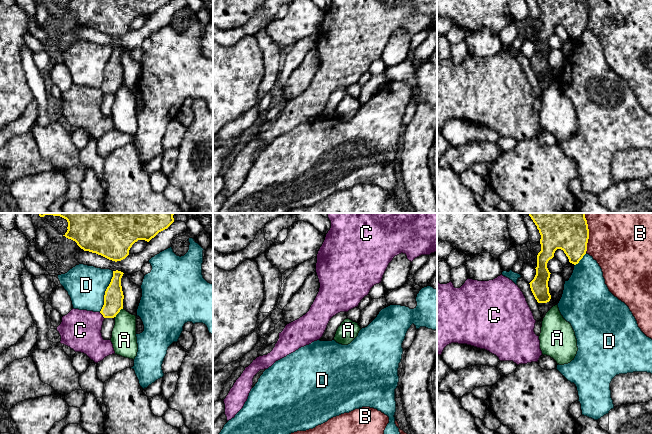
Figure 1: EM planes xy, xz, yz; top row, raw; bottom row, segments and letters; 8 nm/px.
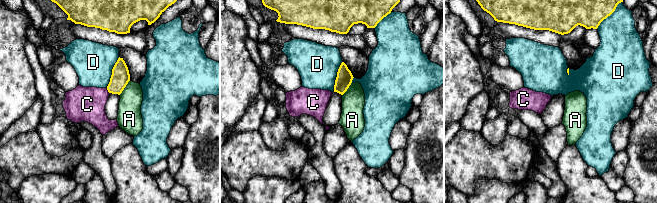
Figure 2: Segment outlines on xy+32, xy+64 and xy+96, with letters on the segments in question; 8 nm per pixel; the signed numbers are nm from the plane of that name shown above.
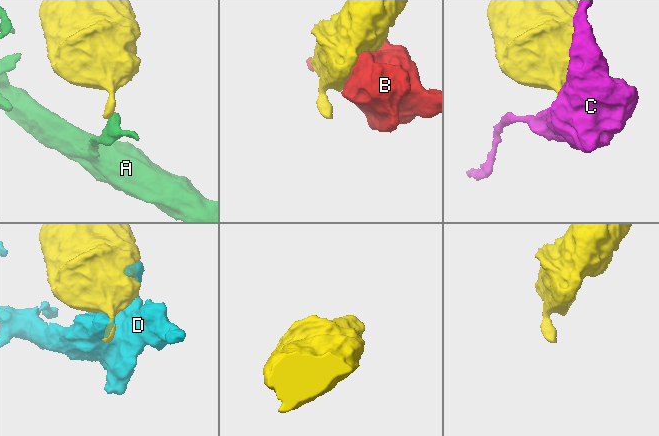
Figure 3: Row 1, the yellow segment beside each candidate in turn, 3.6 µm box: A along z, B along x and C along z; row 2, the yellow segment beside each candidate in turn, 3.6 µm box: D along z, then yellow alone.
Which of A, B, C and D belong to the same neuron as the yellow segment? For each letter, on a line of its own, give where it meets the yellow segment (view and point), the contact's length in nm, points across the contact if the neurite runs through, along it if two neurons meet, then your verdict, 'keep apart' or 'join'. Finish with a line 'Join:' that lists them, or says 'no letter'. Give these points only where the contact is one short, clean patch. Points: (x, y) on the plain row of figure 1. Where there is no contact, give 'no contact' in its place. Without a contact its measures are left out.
A: meets yellow in xy at (118, 88); contact 100 nm long; border along xy (122, 84), (115, 93); keep apart
B: meets yellow in yz at (588, 14); contact 240 nm long; keep apart
C: meets yellow in xy at (102, 90); contact 70 nm long; keep apart
D: meets yellow in xy at (105, 67); contact 340 nm long; keep apart
Join: no letter

